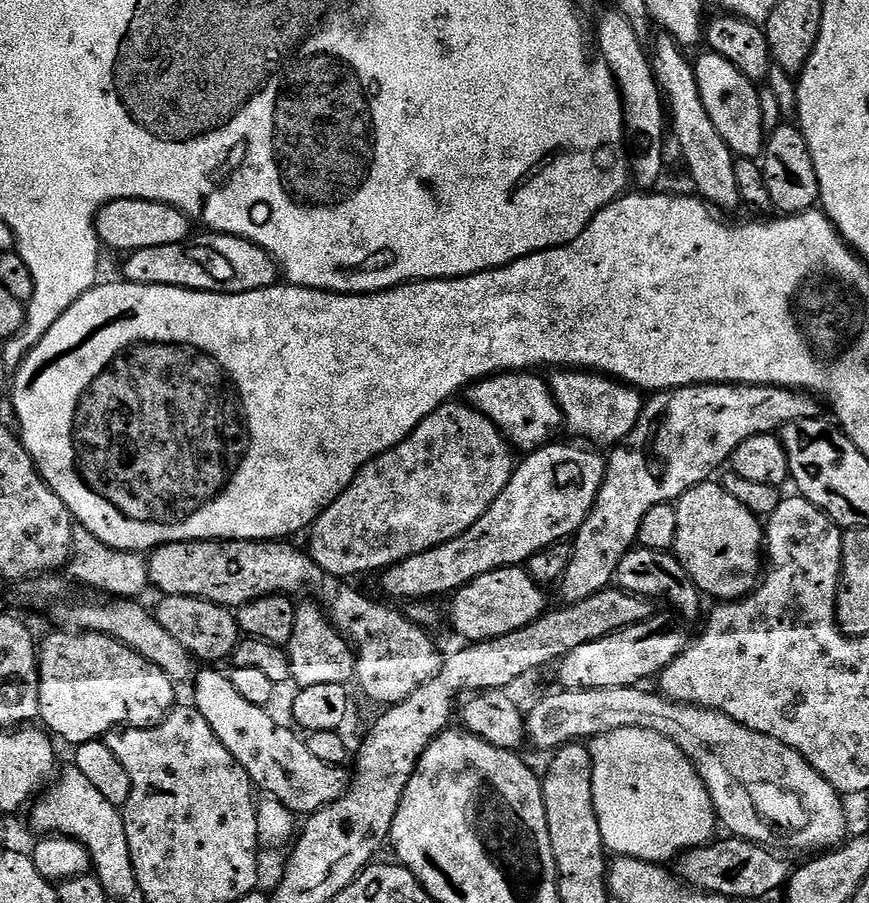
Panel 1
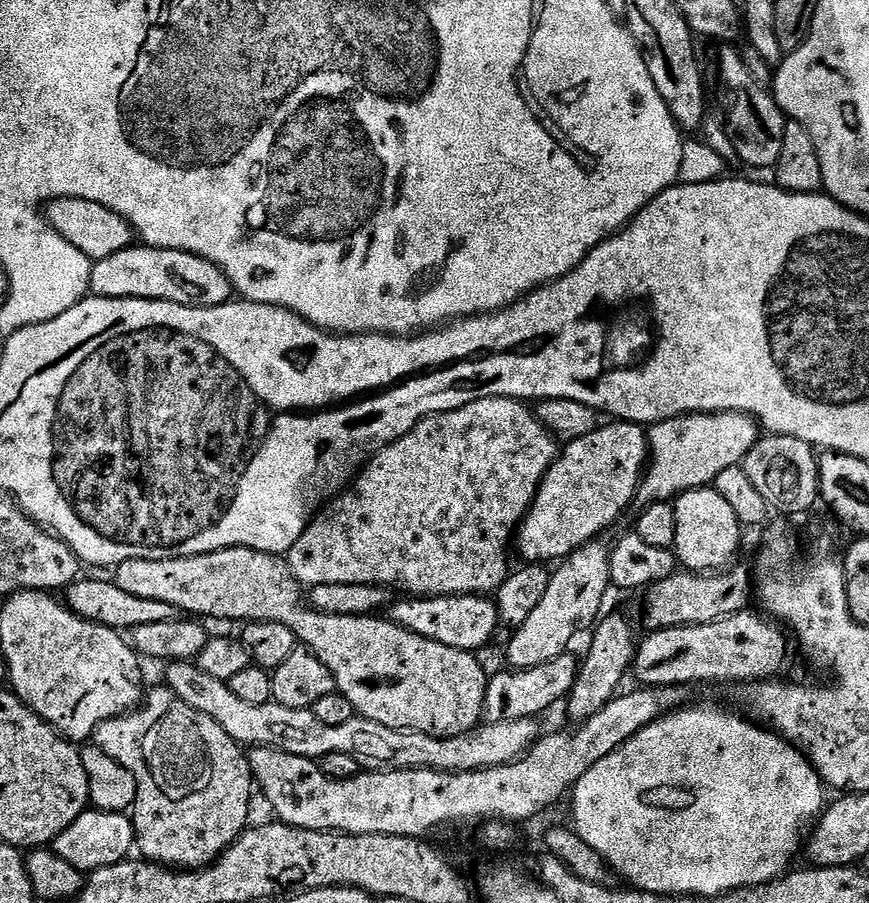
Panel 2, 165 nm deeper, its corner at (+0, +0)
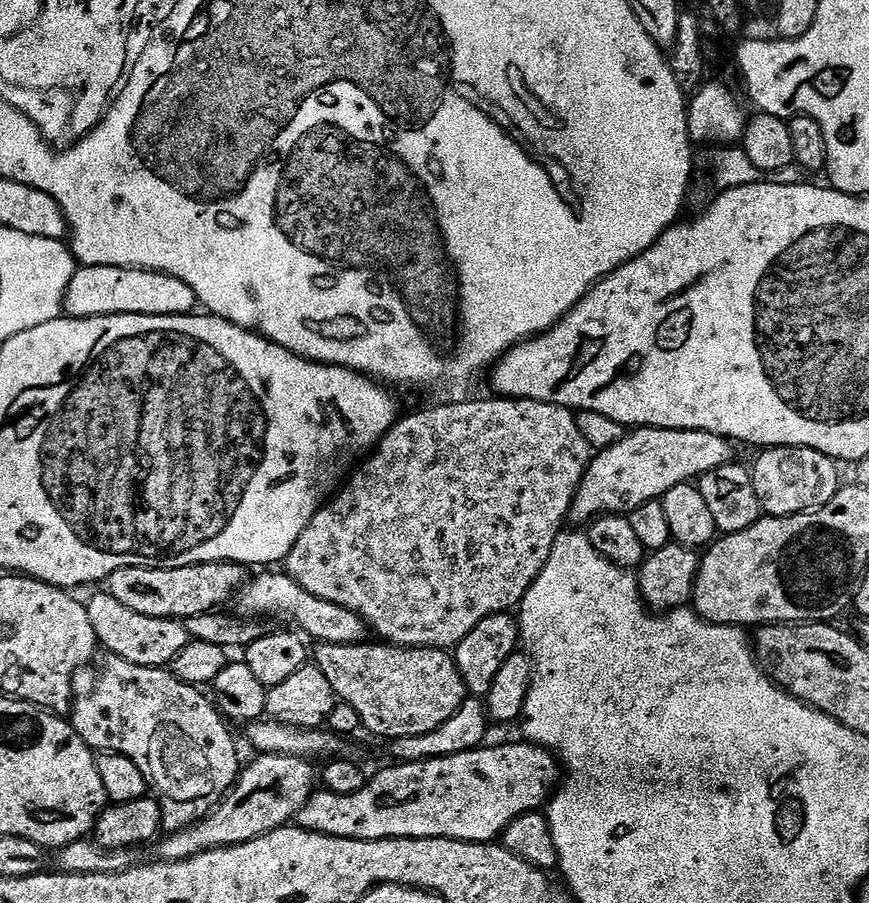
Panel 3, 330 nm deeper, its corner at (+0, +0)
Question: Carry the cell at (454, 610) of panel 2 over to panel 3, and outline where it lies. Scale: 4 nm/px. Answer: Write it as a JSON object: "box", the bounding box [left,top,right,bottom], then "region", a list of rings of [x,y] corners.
{"box":[234,570,370,644],"region":[[[264,570],[261,572],[264,572],[261,574],[261,576],[256,576],[253,578],[253,580],[251,577],[250,582],[245,583],[244,587],[240,589],[238,595],[235,597],[235,600],[234,600],[234,605],[236,604],[235,611],[239,613],[239,615],[245,618],[252,618],[252,617],[255,617],[257,614],[264,614],[260,612],[285,612],[285,614],[288,615],[289,618],[292,619],[293,622],[297,624],[297,625],[296,624],[293,624],[293,625],[295,625],[295,627],[299,629],[299,631],[303,633],[305,637],[311,638],[313,641],[319,642],[321,644],[362,644],[362,643],[365,643],[365,641],[369,639],[370,629],[369,629],[368,624],[366,623],[364,619],[362,619],[361,616],[359,616],[358,614],[354,614],[354,610],[346,610],[342,606],[334,606],[334,602],[326,602],[322,598],[318,598],[314,594],[310,594],[308,591],[306,591],[305,588],[303,588],[303,586],[301,586],[298,583],[297,580],[294,579],[293,576],[288,575],[287,571]]]}

